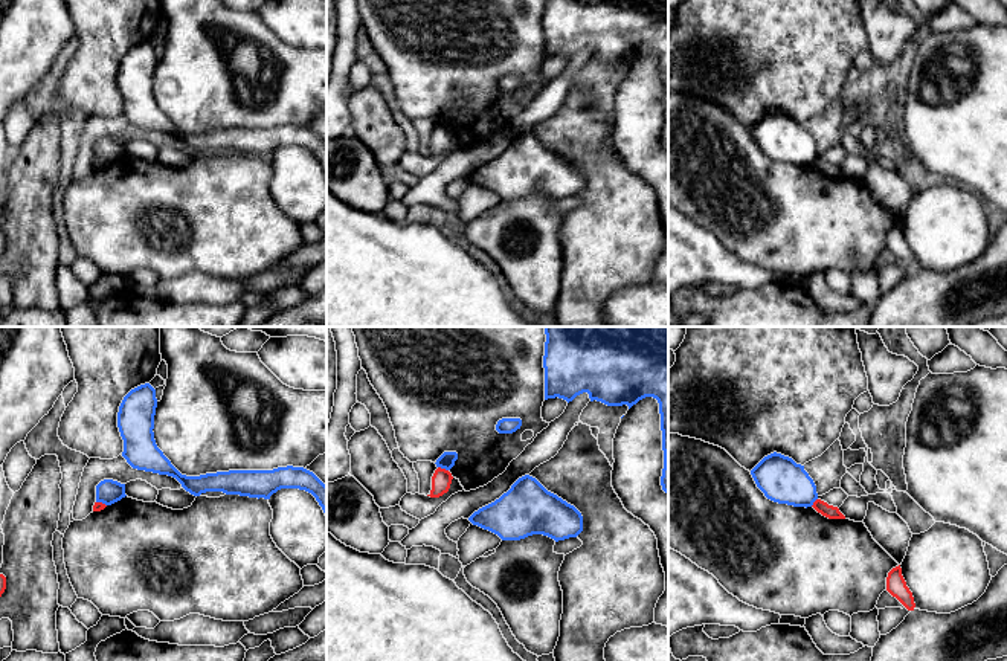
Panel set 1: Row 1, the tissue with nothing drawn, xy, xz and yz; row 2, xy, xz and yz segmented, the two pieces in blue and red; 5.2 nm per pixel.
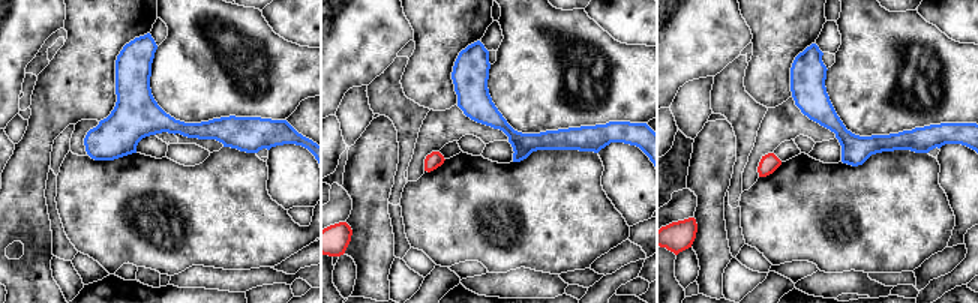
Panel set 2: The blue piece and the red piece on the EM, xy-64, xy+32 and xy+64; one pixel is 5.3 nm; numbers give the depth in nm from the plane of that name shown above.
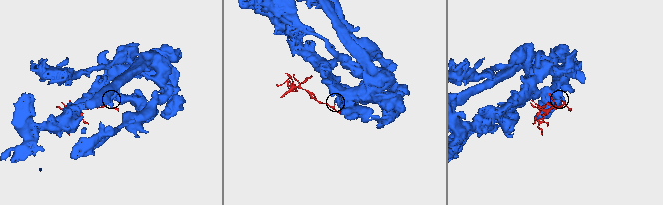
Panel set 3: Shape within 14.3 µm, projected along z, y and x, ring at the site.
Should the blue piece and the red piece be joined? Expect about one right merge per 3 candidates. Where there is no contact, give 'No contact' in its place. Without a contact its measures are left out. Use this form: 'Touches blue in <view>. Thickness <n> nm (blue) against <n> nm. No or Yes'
Touches blue in xz. Thickness 80 nm (blue) against 110 nm. No

